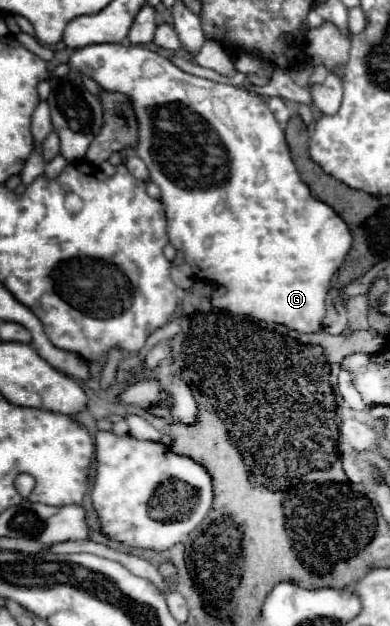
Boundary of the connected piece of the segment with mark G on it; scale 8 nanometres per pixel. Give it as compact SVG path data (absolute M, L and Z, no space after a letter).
M116 43L88 45L82 49L76 49L70 55L68 67L80 75L92 77L104 91L120 91L132 101L132 107L136 111L136 121L138 121L138 143L136 143L134 151L146 163L148 171L150 171L150 179L154 183L158 183L158 187L160 187L162 203L166 205L168 239L174 245L174 249L184 253L186 263L192 267L192 273L198 279L212 281L212 283L222 285L226 289L226 293L220 297L220 303L228 305L224 309L230 313L236 313L236 315L248 315L248 317L258 319L258 321L286 325L288 329L294 329L300 333L320 331L324 315L326 315L326 295L330 289L330 281L332 281L334 273L338 271L338 267L344 263L346 253L350 251L352 233L350 233L348 225L342 221L342 217L330 205L316 199L310 193L308 185L300 179L296 165L290 157L290 149L288 149L288 143L284 139L284 131L282 131L280 123L274 119L266 101L262 101L262 97L258 97L256 93L252 93L244 87L234 87L228 83L218 83L218 81L210 81L204 77L190 75L190 73L178 69L170 59L166 59L166 57L158 55L156 51L150 51L142 45L122 45L122 43L118 43L118 45Z

